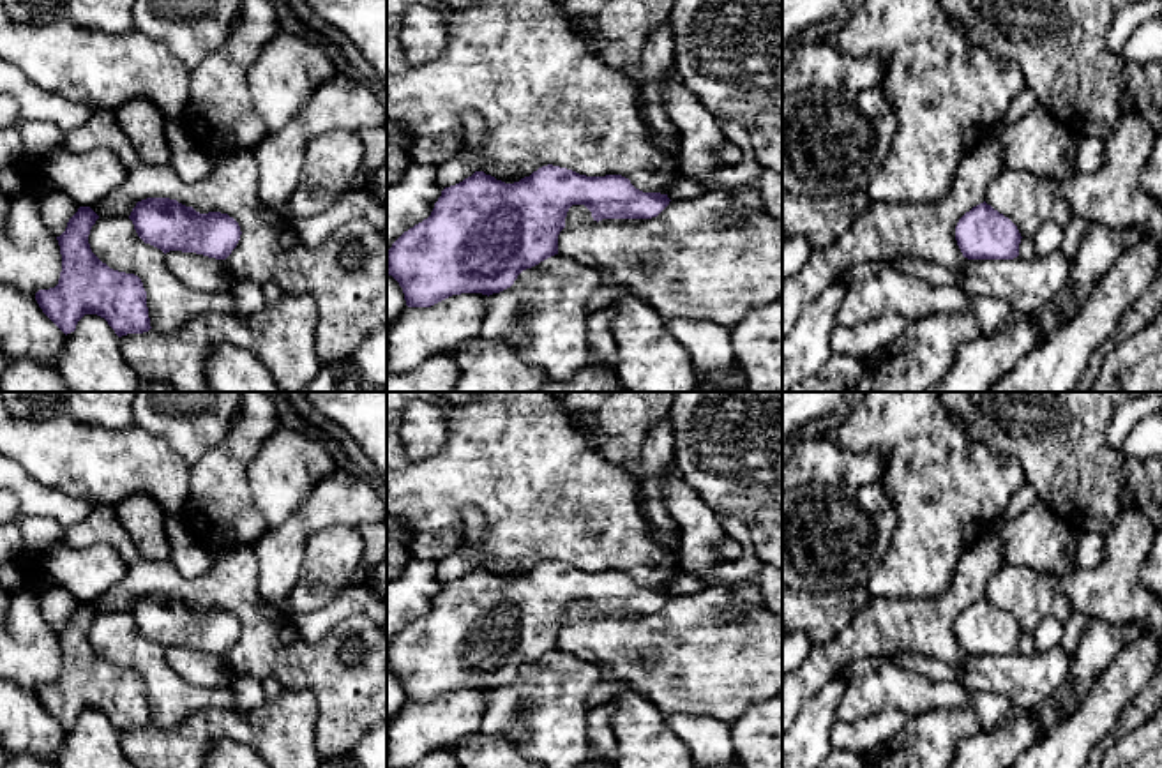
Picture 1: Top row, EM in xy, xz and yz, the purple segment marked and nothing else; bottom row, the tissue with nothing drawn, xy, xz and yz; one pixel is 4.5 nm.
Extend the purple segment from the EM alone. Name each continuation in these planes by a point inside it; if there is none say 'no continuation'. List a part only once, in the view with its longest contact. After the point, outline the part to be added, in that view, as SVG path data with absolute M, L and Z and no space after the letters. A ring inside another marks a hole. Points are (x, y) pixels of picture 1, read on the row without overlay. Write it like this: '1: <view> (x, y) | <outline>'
no continuation

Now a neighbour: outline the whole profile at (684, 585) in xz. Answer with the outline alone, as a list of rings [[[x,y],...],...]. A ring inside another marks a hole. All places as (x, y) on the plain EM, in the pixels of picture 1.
[[[682,572],[666,590],[671,597],[690,597],[703,590],[703,584],[698,577]]]

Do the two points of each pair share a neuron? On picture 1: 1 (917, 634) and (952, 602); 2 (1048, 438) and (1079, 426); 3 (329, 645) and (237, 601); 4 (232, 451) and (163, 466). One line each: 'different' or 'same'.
1: same
2: same
3: same
4: different

